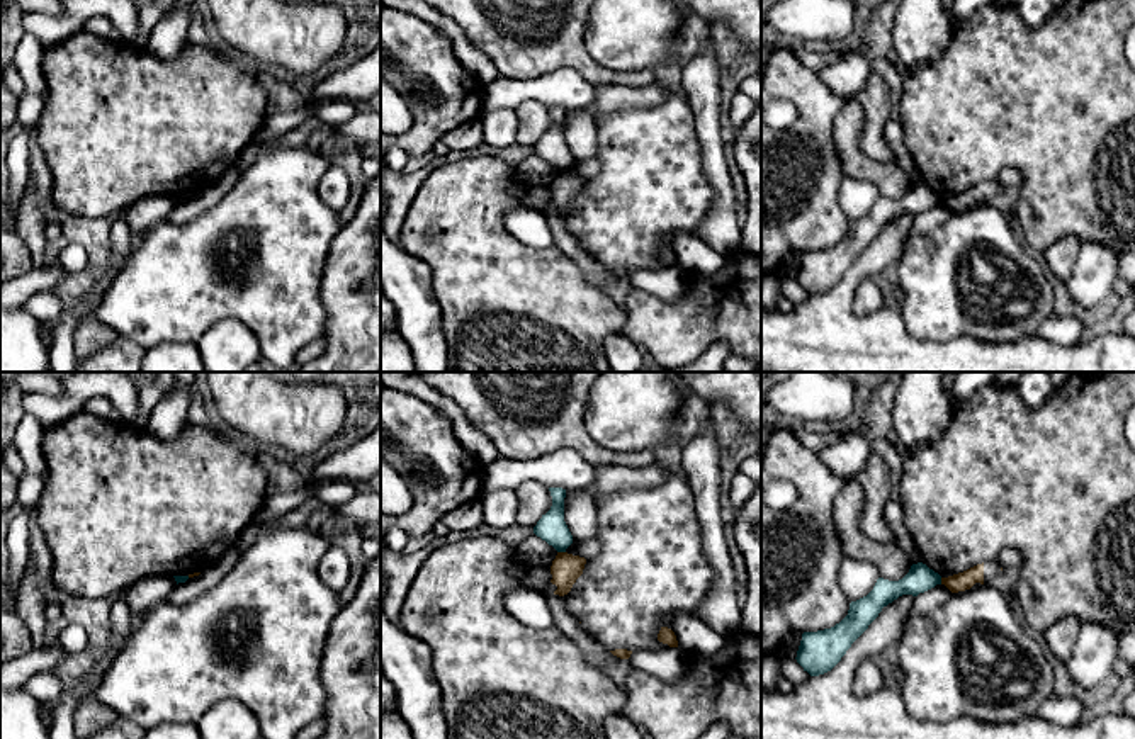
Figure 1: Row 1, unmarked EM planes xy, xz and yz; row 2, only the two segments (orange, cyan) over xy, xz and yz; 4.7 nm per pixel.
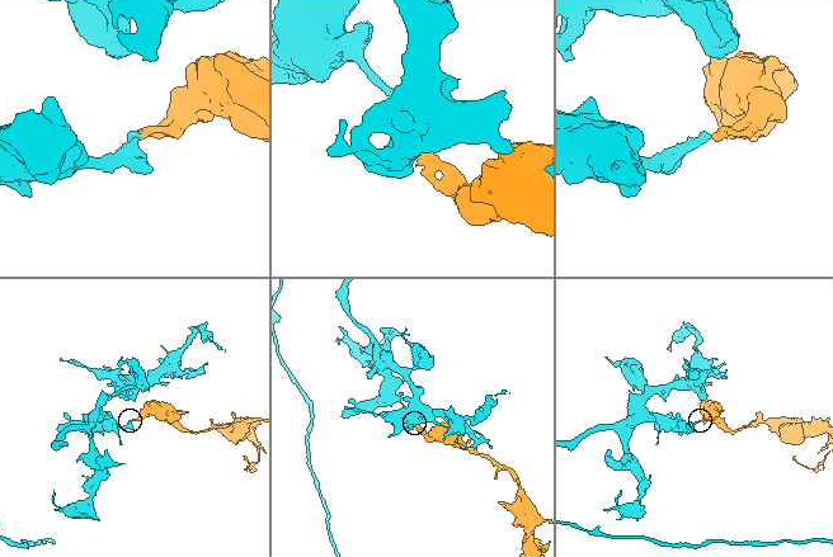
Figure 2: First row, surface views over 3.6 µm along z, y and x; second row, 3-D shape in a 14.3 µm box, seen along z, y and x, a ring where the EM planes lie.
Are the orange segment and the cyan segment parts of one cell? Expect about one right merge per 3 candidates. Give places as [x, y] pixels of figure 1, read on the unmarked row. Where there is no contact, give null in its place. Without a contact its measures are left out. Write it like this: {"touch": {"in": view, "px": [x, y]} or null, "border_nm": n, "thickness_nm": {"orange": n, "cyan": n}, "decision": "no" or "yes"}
{"touch": {"in": "xz", "px": [561, 172]}, "border_nm": 40, "thickness_nm": {"orange": 140, "cyan": 140}, "decision": "no"}

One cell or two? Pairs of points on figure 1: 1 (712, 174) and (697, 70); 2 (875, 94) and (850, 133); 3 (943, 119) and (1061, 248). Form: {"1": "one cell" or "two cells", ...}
{"1": "one cell", "2": "two cells", "3": "two cells"}

